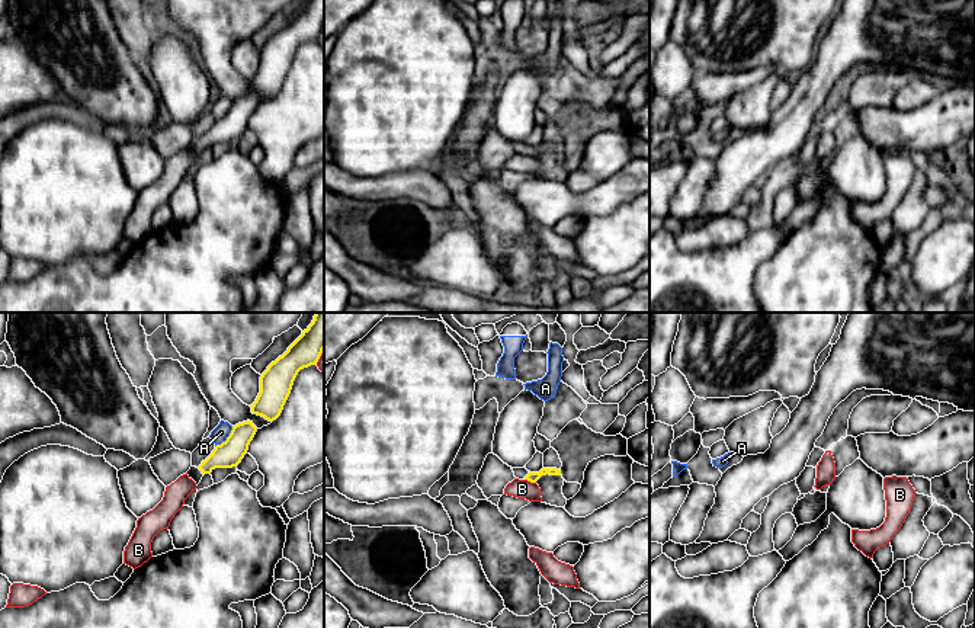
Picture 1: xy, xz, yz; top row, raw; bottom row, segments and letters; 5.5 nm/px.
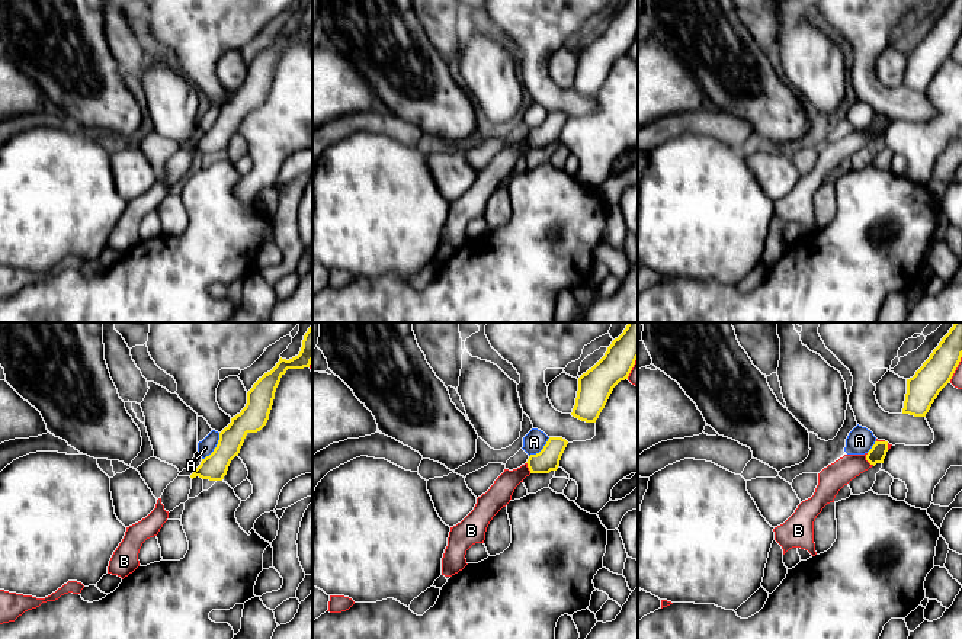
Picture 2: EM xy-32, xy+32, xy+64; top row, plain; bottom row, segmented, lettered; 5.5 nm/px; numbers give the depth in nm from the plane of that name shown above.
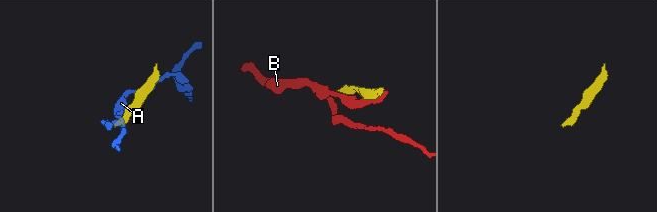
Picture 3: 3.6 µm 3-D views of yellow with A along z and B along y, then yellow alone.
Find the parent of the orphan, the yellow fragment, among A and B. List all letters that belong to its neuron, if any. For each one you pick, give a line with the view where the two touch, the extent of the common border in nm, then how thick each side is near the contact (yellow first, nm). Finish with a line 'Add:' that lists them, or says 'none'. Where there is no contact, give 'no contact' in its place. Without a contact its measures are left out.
Add: none

